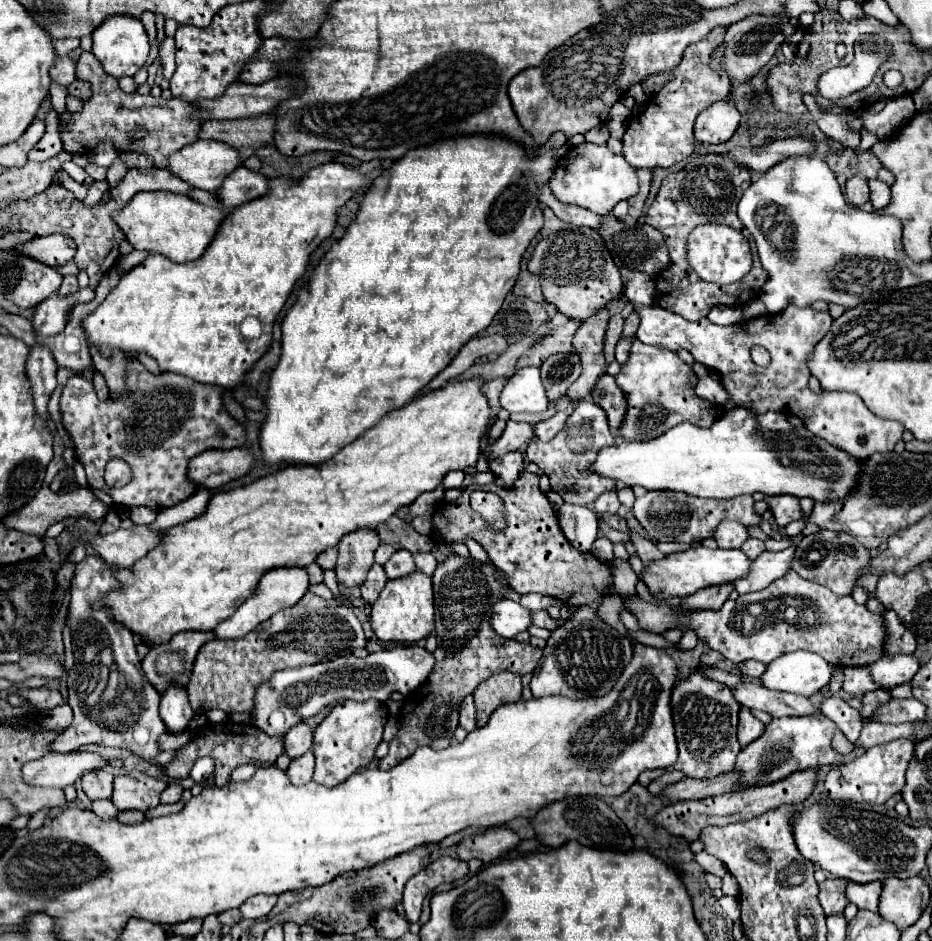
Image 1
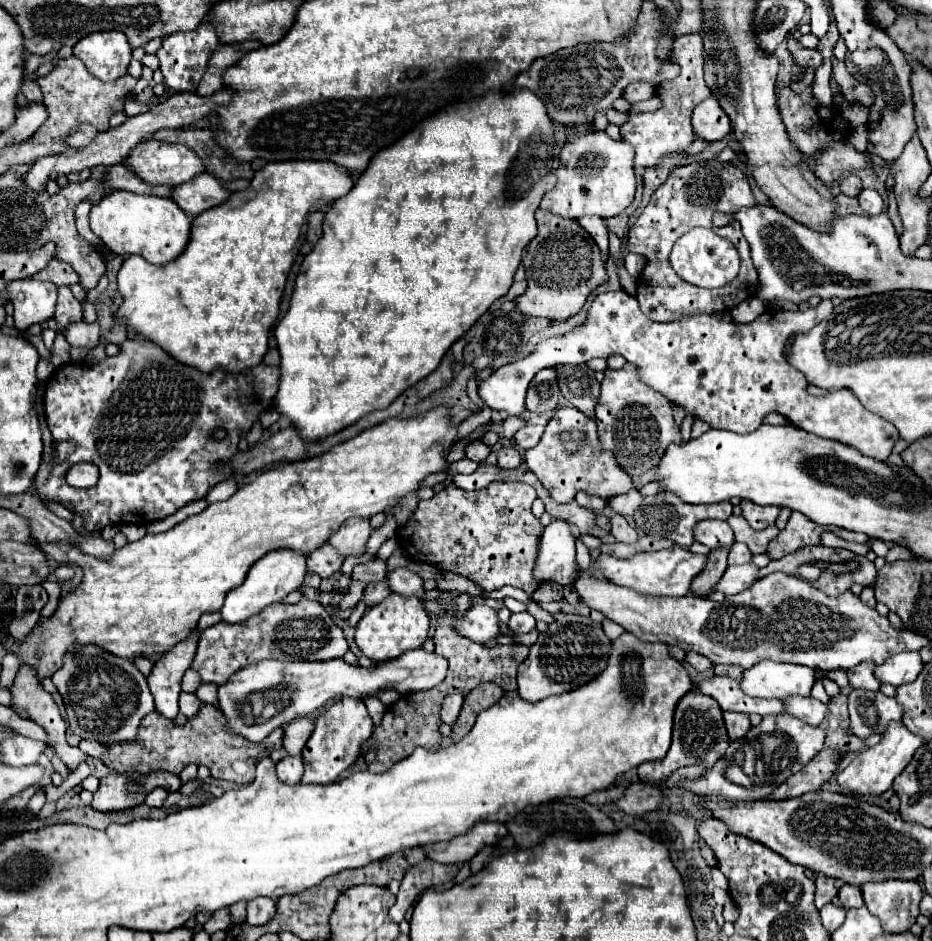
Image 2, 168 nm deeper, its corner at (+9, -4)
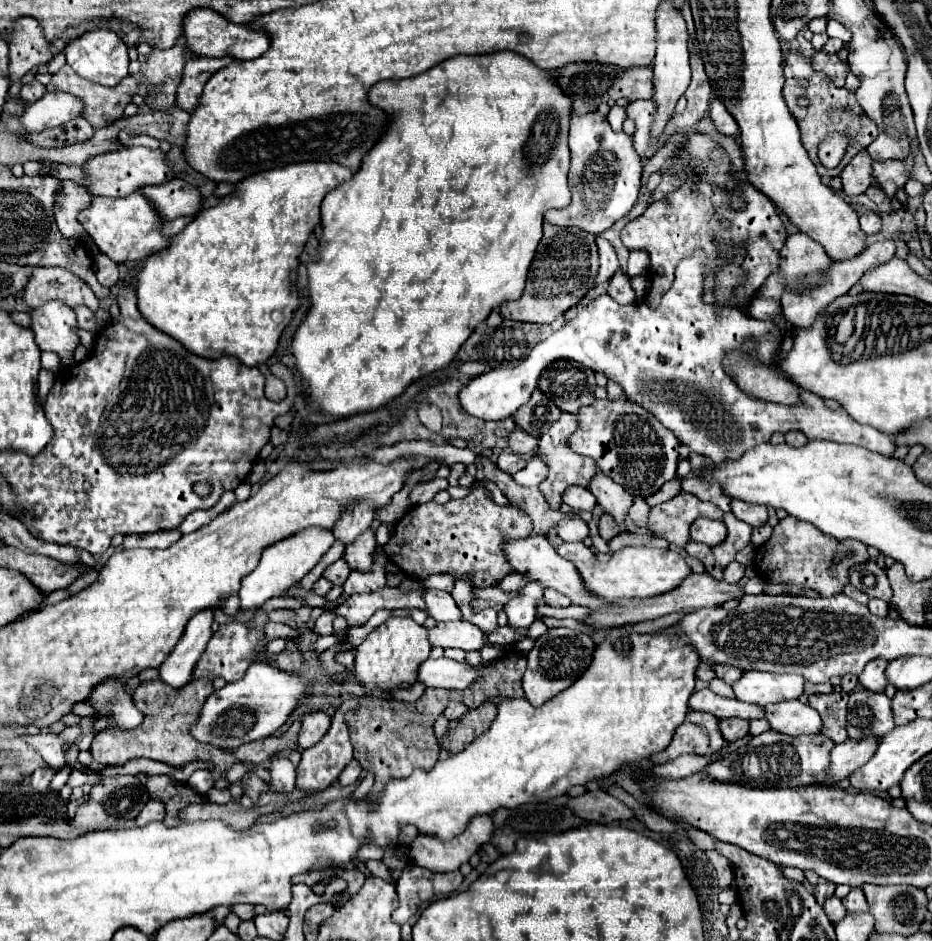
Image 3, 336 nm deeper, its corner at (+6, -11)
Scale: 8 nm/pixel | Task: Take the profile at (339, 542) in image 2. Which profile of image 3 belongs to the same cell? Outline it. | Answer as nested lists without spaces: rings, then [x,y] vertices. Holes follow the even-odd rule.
[[[350,507],[350,511],[346,511],[346,515],[342,515],[342,519],[334,525],[332,533],[340,543],[350,545],[366,529],[370,529],[372,521],[374,521],[374,511],[370,511],[370,507]]]

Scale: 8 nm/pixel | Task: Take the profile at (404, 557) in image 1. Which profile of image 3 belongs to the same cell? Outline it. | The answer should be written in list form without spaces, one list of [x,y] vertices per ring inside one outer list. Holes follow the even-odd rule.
[[[422,589],[422,597],[426,601],[426,611],[436,619],[436,621],[454,621],[462,619],[460,609],[456,607],[454,599],[446,591],[438,589]]]

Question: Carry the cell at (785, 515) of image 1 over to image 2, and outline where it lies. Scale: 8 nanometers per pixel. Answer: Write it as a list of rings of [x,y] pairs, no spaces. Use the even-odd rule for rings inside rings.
[[[741,500],[741,510],[743,510],[743,518],[755,530],[763,530],[769,524],[773,524],[777,514],[779,514],[777,506],[757,506],[757,504],[749,502],[749,500]]]

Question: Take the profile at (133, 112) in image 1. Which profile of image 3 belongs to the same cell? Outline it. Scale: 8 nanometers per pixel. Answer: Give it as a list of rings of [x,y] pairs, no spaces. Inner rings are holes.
[[[64,65],[58,73],[52,75],[52,81],[46,85],[46,91],[50,93],[72,93],[74,97],[78,97],[82,103],[84,103],[84,109],[82,109],[82,117],[88,119],[88,123],[94,127],[94,129],[100,129],[100,127],[108,127],[110,123],[118,121],[122,115],[124,115],[124,107],[132,101],[132,97],[136,95],[138,91],[139,83],[132,75],[124,77],[116,87],[102,87],[98,83],[92,83],[92,81],[86,81],[82,77],[76,75],[76,71],[70,67],[70,65]]]

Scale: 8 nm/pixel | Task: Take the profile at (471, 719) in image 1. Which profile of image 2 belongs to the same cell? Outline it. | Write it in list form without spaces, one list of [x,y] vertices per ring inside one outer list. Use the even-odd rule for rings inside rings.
[[[449,694],[441,706],[441,720],[445,724],[453,724],[461,712],[461,706],[463,706],[463,694]]]

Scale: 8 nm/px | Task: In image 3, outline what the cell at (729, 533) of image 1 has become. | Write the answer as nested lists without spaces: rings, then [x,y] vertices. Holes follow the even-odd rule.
[[[696,519],[690,527],[690,539],[696,543],[704,543],[708,547],[716,547],[726,539],[726,535],[726,525],[714,519]]]

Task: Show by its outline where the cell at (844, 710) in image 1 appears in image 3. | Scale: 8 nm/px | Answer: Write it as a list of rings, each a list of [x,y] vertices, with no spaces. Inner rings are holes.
[[[798,699],[782,701],[766,707],[766,719],[772,725],[772,729],[790,737],[820,733],[822,729],[820,713],[812,709],[808,703],[802,703]]]

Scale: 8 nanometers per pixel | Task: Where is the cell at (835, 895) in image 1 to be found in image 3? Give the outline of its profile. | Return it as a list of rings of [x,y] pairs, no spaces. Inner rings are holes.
[[[806,873],[806,877],[810,877],[808,881],[814,885],[814,895],[816,895],[816,901],[822,905],[824,903],[824,899],[828,899],[828,897],[832,897],[834,895],[834,889],[836,889],[836,885],[834,883],[830,883],[830,881],[826,881],[826,879],[822,879],[820,875],[816,875],[816,873]]]

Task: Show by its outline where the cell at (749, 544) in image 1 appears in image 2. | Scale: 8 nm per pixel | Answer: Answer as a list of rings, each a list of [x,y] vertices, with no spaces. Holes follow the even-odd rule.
[[[735,542],[729,552],[729,564],[747,564],[747,562],[751,562],[751,556],[753,554],[749,552],[749,548],[745,544]]]

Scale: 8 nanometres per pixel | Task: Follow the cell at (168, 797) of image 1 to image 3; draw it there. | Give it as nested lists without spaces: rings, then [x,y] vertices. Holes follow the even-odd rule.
[[[150,799],[150,801],[144,805],[144,809],[140,811],[136,823],[138,823],[138,825],[146,825],[146,823],[150,823],[150,821],[162,821],[164,815],[166,815],[164,803],[162,803],[162,801],[156,801],[156,799]]]

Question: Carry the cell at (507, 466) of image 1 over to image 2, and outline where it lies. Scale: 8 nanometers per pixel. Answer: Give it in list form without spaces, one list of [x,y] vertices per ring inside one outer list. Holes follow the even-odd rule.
[[[501,446],[497,450],[497,464],[501,468],[517,468],[521,464],[521,454],[511,446]]]

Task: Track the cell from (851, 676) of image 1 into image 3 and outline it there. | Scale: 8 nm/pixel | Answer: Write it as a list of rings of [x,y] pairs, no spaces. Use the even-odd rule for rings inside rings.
[[[876,659],[876,661],[870,661],[866,665],[866,669],[858,675],[858,681],[864,689],[868,691],[874,691],[874,693],[884,693],[884,687],[888,685],[886,677],[884,677],[884,669],[886,669],[886,661],[882,659]]]

